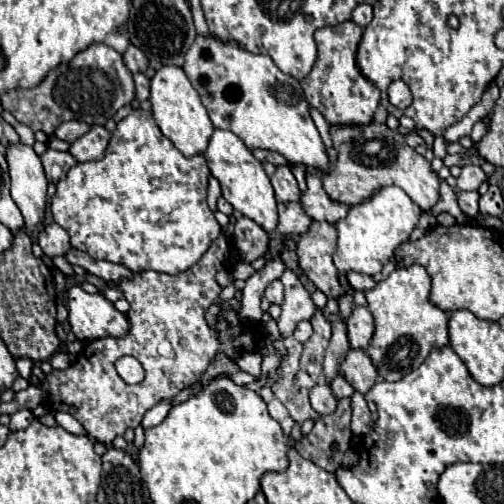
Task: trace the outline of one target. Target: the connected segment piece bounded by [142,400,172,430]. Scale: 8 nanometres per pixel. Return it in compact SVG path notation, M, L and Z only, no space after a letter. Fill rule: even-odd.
M162 400L162 402L158 402L152 410L146 412L146 416L144 416L144 420L142 420L142 428L146 430L146 428L152 428L152 426L158 426L158 424L166 418L166 414L170 412L170 408L172 408L172 400Z

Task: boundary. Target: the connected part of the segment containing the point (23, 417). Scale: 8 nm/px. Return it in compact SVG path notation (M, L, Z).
M22 408L22 410L14 412L10 418L12 418L10 420L10 430L24 430L34 420L34 412Z

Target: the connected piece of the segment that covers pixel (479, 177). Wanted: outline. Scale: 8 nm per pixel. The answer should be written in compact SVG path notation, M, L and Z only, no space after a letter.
M464 166L462 174L458 176L458 188L460 190L478 190L480 184L486 180L486 174L480 166Z

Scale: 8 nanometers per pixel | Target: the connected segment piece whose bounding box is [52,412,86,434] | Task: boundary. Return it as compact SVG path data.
M52 412L54 414L54 418L56 418L56 422L64 428L64 430L68 430L68 432L72 432L72 434L86 434L86 430L82 428L82 424L76 420L76 418L72 418L68 412Z

